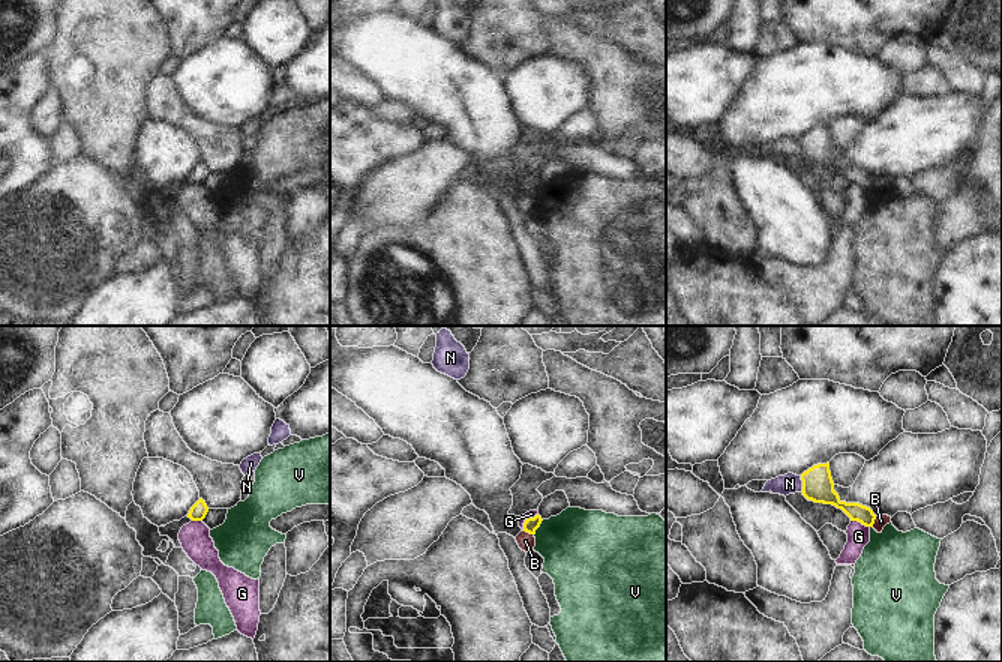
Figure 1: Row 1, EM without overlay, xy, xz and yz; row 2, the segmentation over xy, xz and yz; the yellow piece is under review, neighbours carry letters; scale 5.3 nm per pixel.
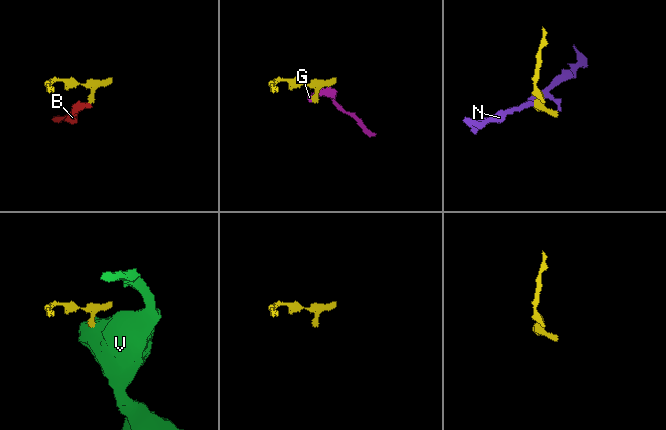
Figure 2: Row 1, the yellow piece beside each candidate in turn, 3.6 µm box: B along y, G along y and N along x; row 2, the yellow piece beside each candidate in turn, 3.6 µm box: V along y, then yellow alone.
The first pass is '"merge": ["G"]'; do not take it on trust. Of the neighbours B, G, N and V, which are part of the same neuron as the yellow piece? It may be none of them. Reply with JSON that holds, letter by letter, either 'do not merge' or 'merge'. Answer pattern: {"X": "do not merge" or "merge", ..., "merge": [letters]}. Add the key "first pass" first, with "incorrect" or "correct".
{"first pass": "incorrect", "B": "do not merge", "G": "do not merge", "N": "do not merge", "V": "do not merge", "merge": []}

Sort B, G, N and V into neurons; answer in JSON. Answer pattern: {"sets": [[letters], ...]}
{"sets": [["B", "N"], ["G"], ["V"]]}

